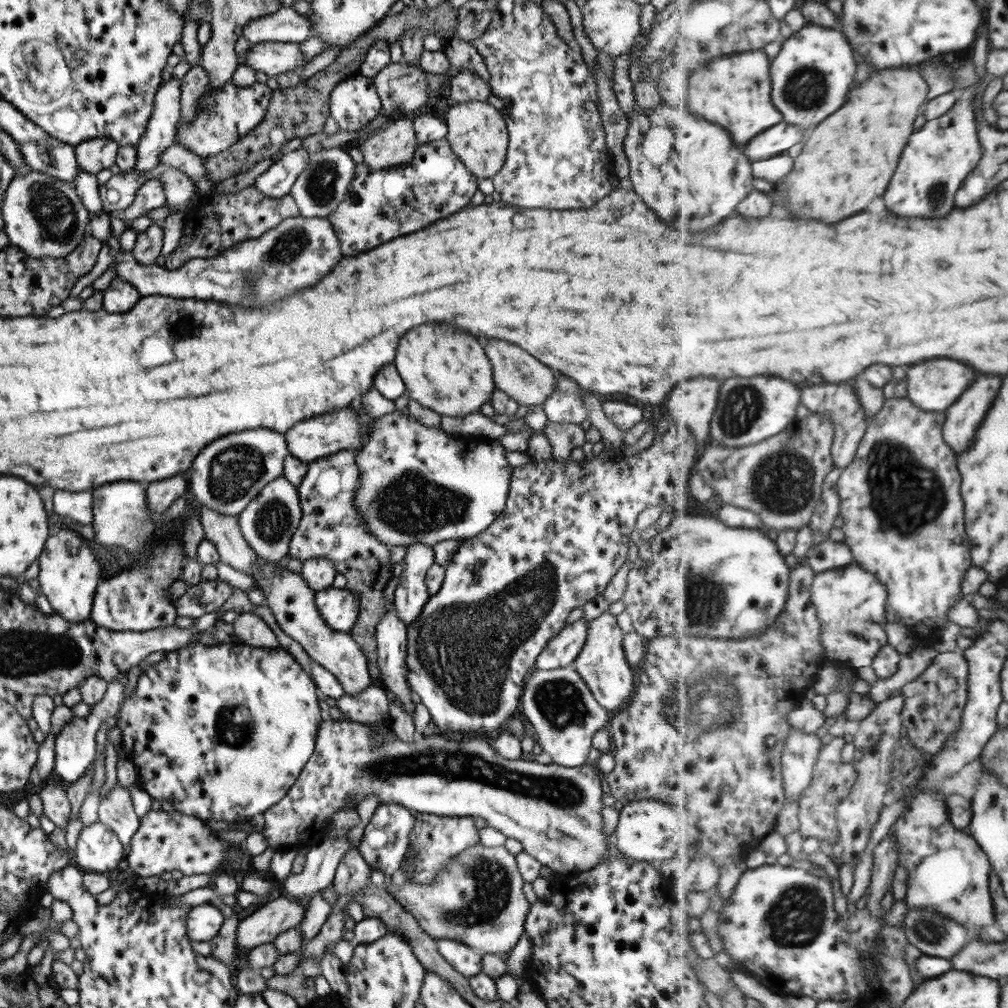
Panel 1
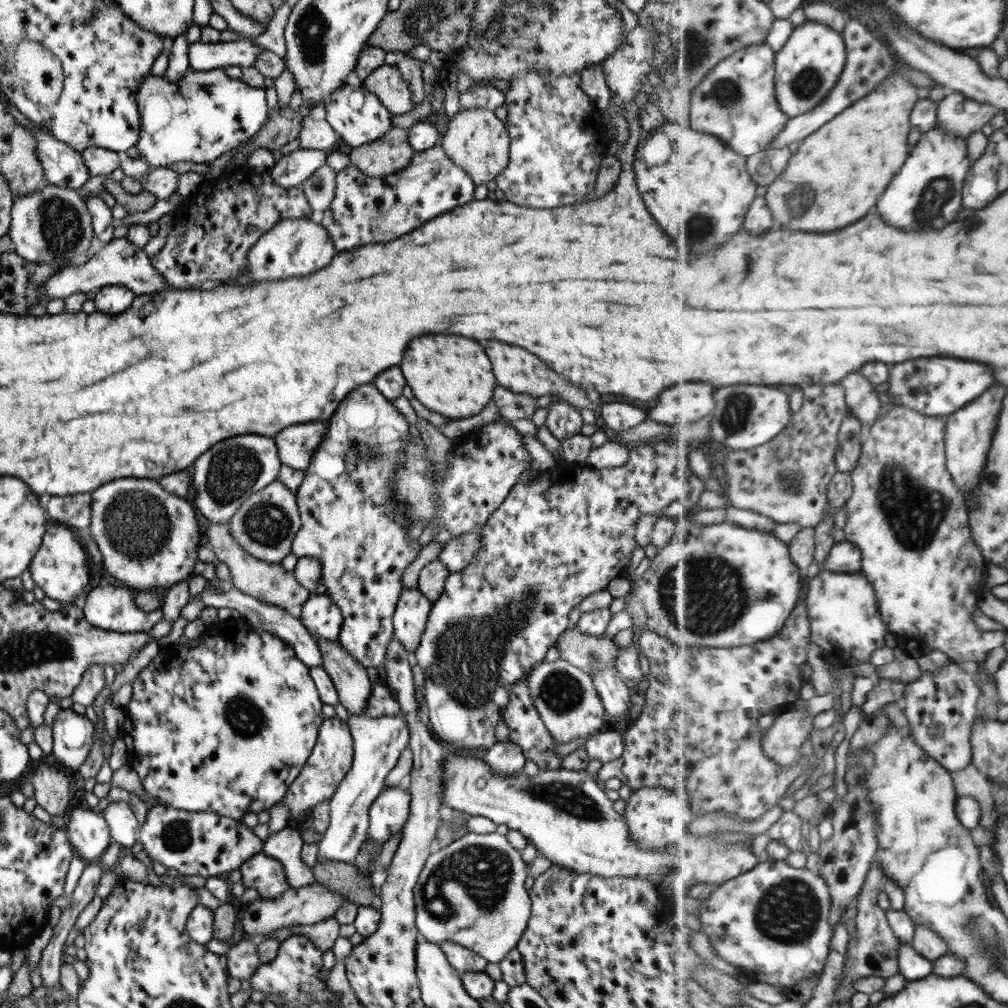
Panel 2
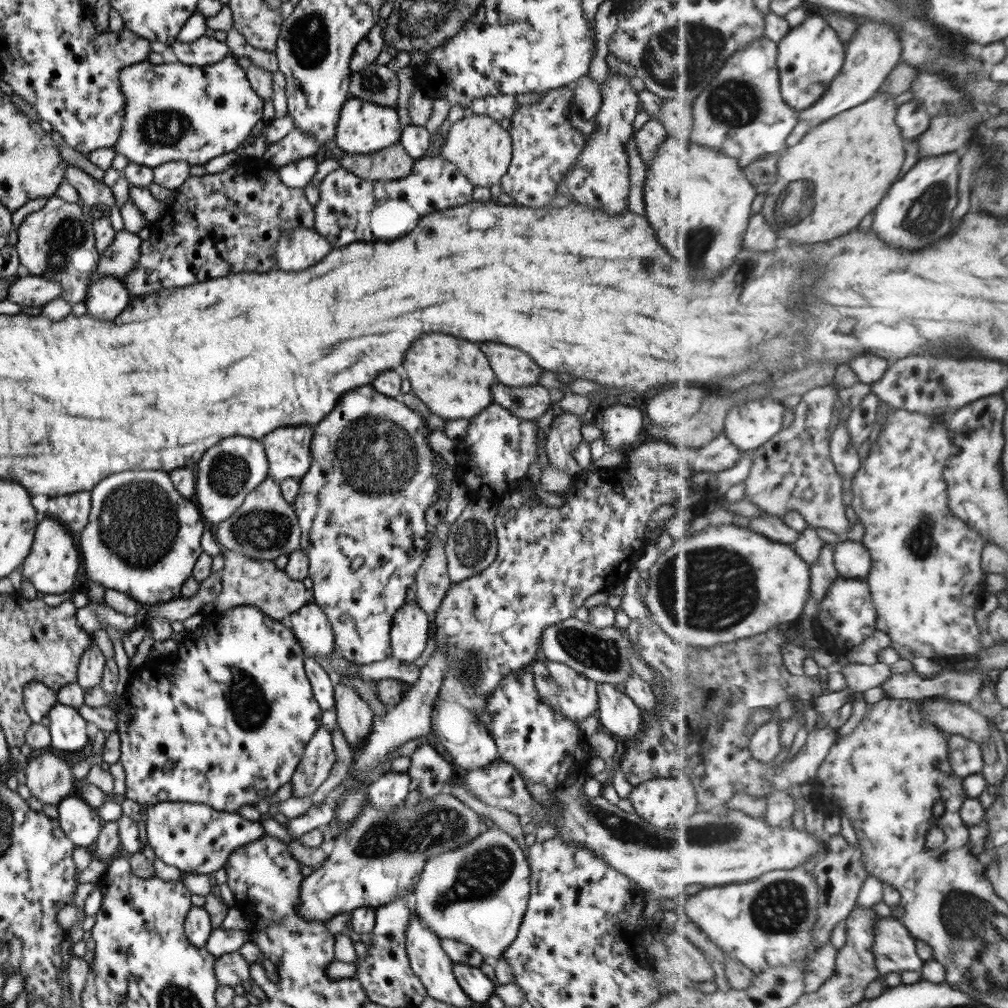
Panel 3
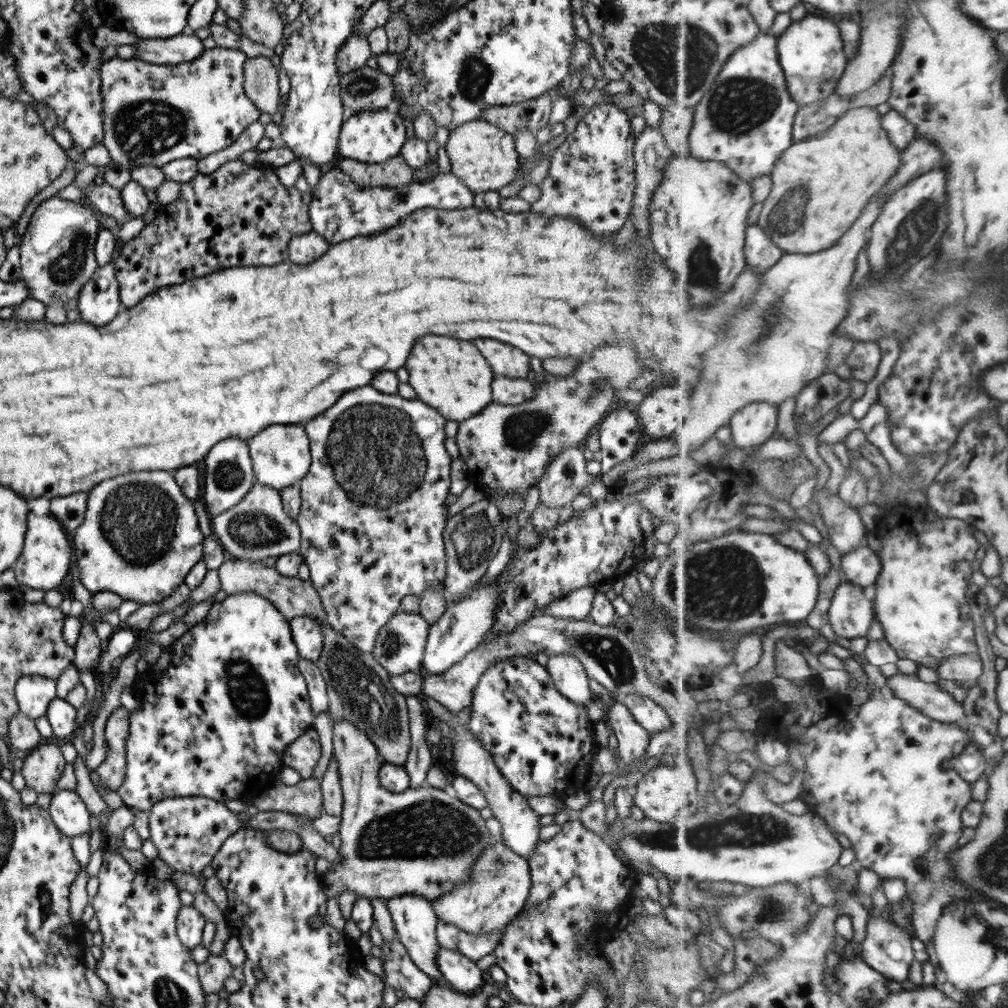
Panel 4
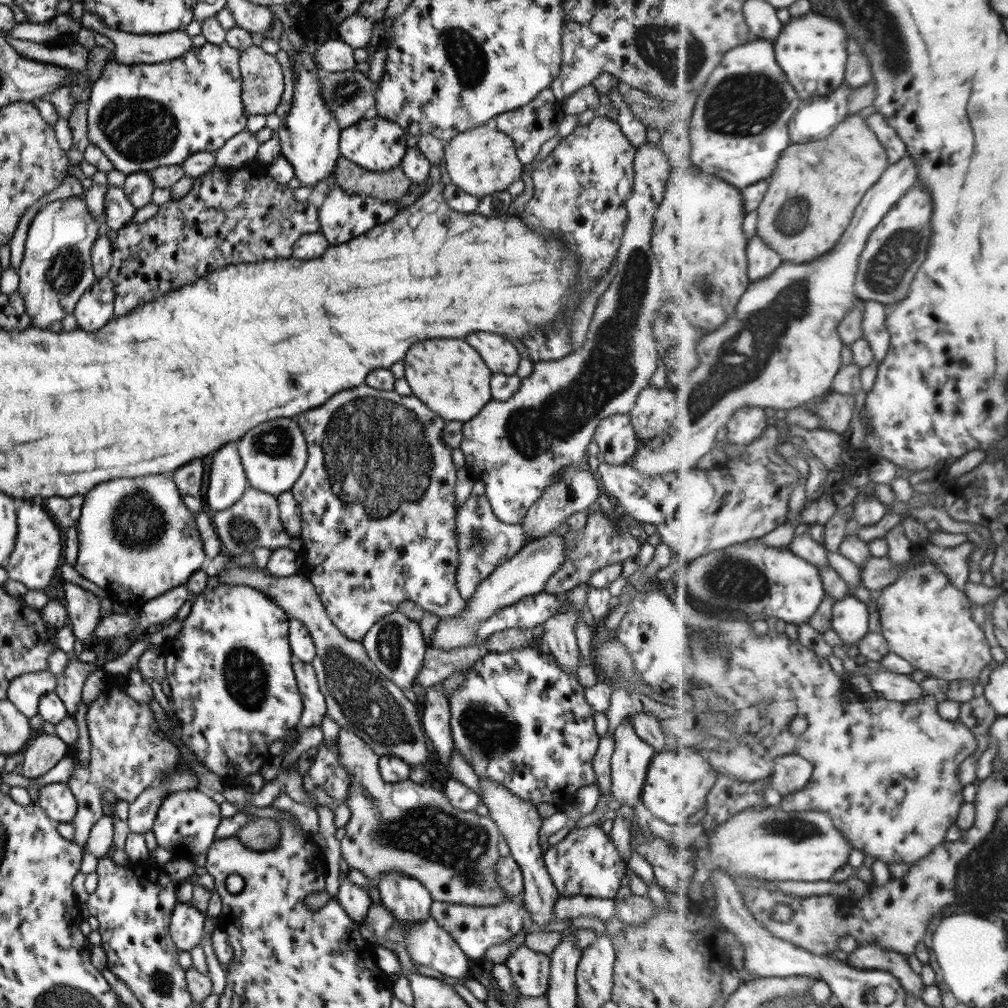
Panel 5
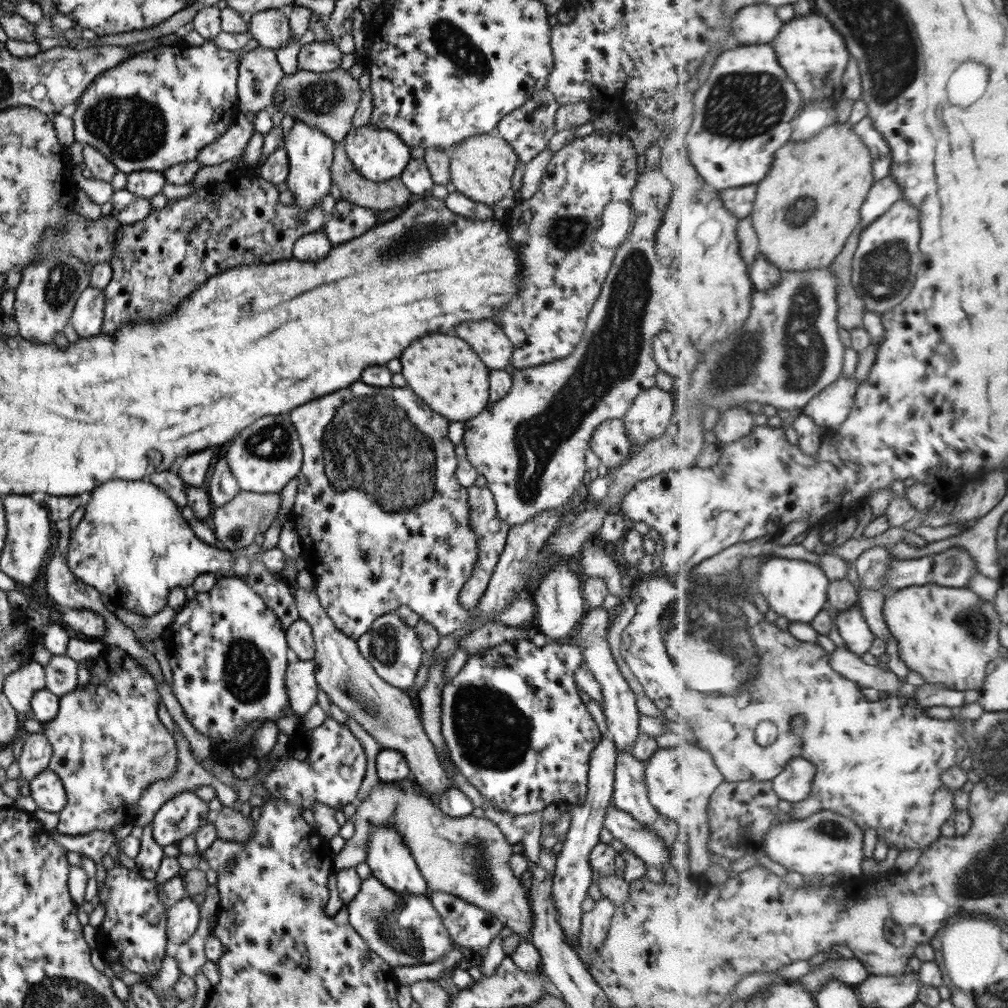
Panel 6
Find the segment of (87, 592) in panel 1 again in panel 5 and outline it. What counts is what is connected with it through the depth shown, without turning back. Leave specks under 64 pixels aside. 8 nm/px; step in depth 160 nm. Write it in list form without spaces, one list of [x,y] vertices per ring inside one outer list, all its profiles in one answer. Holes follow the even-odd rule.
[[[23,502],[17,508],[16,537],[13,548],[6,560],[4,569],[11,580],[17,580],[28,590],[42,590],[49,585],[49,580],[55,576],[57,562],[61,558],[60,528],[52,517],[46,512],[42,504],[29,504]]]

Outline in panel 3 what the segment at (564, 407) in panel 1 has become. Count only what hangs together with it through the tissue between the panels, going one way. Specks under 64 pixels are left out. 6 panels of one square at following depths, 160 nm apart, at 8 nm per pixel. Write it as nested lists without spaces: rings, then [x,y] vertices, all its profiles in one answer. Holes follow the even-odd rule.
[[[562,412],[553,417],[546,434],[545,453],[548,463],[570,478],[583,471],[575,459],[571,458],[571,453],[582,440],[581,423],[575,414]]]

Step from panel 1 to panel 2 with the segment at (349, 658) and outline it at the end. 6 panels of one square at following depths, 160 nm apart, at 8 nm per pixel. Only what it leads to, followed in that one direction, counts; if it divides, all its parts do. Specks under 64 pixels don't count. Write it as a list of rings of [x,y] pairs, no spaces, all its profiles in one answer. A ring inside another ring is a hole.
[[[313,638],[320,650],[321,668],[332,680],[338,703],[347,714],[365,714],[371,687],[365,668],[350,658],[336,640]]]

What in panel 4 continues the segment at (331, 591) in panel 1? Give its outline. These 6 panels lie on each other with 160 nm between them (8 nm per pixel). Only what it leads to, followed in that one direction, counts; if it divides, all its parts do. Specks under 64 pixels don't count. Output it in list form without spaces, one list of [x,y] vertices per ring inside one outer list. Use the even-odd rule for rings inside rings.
[[[297,616],[288,621],[293,644],[301,659],[315,662],[324,644],[322,628],[318,620]]]

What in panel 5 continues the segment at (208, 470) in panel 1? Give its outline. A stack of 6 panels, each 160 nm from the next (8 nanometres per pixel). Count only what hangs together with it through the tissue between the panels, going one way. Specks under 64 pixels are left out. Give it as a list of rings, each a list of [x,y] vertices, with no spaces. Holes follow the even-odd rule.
[[[237,442],[221,445],[210,464],[207,489],[202,501],[214,511],[229,508],[249,488],[244,468],[237,455]]]

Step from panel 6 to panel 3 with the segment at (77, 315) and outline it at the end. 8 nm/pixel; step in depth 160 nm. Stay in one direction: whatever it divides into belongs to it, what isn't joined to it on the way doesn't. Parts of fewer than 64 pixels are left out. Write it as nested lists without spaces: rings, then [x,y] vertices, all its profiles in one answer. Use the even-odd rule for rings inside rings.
[[[115,277],[96,278],[86,289],[85,309],[93,319],[111,321],[131,302],[124,284]]]

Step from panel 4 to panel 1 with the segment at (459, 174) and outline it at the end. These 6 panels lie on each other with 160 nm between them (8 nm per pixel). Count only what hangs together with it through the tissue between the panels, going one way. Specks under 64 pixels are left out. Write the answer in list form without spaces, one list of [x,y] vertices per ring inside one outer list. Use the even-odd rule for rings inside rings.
[[[467,100],[456,104],[451,103],[444,117],[447,125],[444,139],[453,154],[475,178],[491,178],[504,163],[508,143],[506,124],[500,112],[487,102]]]

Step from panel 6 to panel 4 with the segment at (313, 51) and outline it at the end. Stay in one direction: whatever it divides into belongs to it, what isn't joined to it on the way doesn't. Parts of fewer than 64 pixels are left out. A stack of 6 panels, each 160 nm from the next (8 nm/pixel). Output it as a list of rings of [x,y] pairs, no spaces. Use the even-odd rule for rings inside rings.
[[[367,34],[351,35],[341,44],[340,50],[336,52],[334,64],[337,70],[348,73],[365,66],[365,61],[369,56],[373,56],[367,45]]]

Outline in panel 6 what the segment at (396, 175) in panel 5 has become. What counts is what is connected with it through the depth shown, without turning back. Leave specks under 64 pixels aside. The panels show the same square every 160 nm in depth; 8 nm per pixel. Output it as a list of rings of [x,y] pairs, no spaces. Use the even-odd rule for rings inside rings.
[[[334,141],[330,177],[338,198],[373,211],[389,210],[410,200],[410,192],[398,177],[381,182],[363,178],[349,162],[342,141]]]

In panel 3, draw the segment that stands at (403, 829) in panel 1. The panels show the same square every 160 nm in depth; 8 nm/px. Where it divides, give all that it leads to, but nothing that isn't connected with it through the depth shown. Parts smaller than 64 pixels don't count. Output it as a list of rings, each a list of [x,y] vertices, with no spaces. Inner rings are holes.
[[[387,772],[377,776],[367,788],[369,802],[373,804],[375,812],[391,812],[403,806],[405,796],[409,790],[410,778],[407,773]]]

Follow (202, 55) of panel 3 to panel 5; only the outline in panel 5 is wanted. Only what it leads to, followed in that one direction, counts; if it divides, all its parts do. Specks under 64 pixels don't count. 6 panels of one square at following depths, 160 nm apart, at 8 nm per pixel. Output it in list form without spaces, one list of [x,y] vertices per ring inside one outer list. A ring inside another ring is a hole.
[[[82,12],[78,21],[81,27],[90,29],[93,33],[100,33],[113,42],[114,49],[112,51],[112,59],[109,61],[117,64],[155,64],[168,60],[176,59],[178,56],[184,55],[185,51],[191,48],[189,35],[185,31],[171,31],[156,35],[138,35],[123,31],[114,31],[108,29],[92,12]]]

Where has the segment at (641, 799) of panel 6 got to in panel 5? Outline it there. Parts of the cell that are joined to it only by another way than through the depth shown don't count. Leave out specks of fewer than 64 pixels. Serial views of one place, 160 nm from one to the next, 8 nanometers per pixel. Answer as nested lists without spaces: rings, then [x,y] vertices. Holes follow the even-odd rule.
[[[621,722],[614,732],[614,749],[610,756],[610,793],[614,806],[625,805],[634,808],[639,804],[642,784],[652,756],[657,750],[638,738],[629,722]]]

